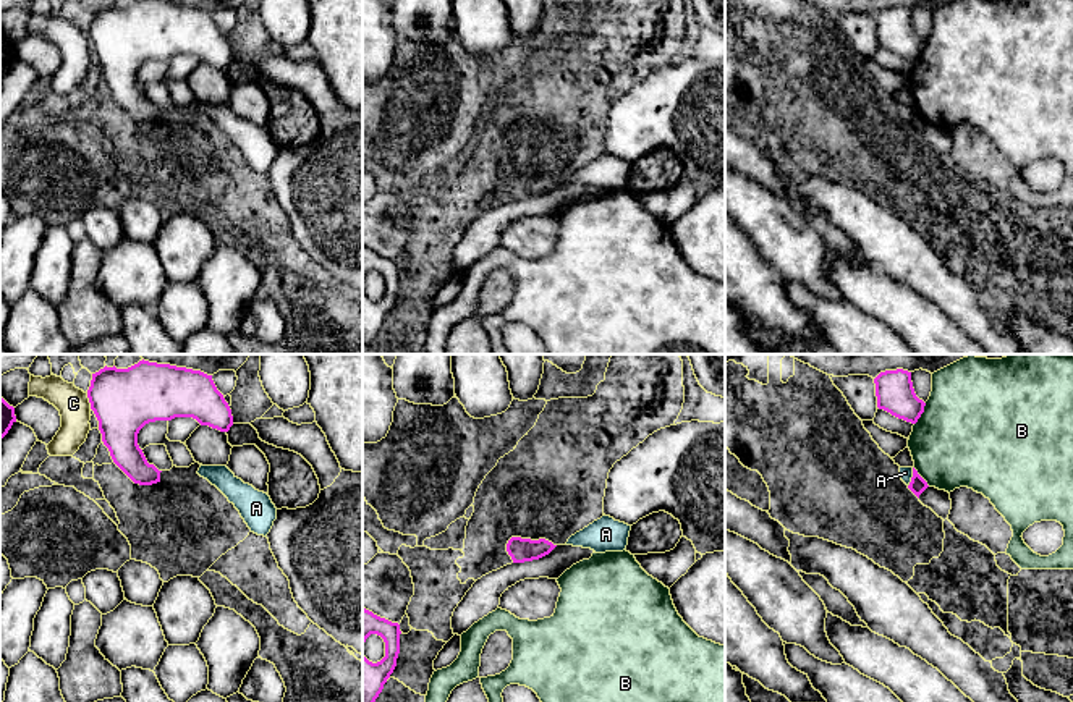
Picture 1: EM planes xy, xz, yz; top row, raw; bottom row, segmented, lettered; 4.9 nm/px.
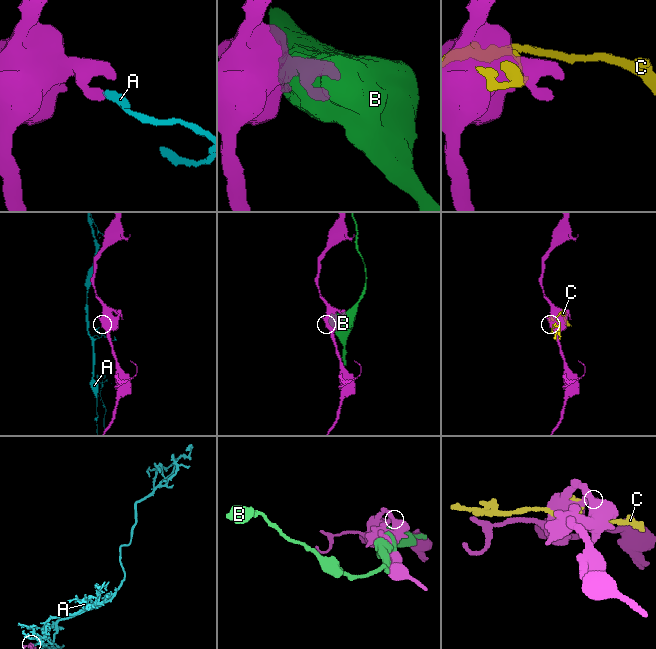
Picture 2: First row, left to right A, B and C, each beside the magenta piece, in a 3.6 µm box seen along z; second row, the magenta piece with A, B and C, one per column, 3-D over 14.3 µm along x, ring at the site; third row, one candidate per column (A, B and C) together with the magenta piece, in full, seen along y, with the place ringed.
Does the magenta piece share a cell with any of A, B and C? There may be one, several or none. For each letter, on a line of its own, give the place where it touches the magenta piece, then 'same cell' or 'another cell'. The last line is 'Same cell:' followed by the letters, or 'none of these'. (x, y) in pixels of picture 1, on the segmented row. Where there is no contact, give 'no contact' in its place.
A: yz (911, 477) | another cell
B: yz (921, 413) | another cell
C: xy (89, 401) | another cell
Same cell: none of these

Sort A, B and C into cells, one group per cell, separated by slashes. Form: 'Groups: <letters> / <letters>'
Groups: A / B / C

